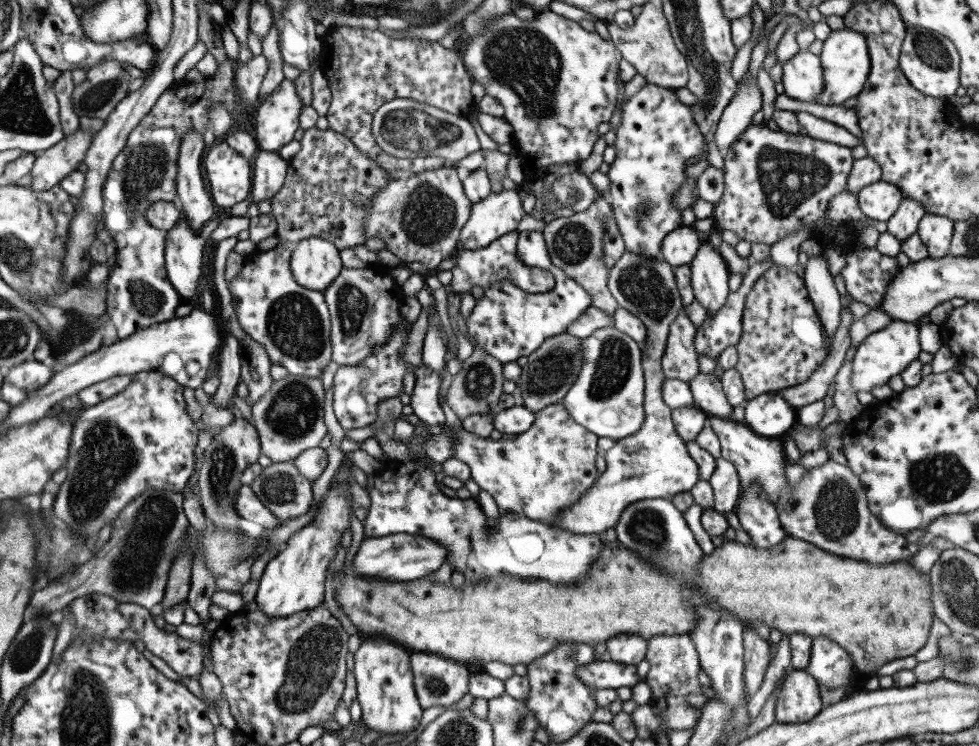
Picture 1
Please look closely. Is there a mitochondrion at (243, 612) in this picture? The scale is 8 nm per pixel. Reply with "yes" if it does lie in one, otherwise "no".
no

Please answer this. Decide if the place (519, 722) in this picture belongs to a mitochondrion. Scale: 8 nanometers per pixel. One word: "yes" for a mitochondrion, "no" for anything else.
yes

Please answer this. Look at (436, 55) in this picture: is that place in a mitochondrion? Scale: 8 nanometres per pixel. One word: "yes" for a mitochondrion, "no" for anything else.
no

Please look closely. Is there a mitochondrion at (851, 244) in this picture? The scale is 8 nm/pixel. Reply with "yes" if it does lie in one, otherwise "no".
no

